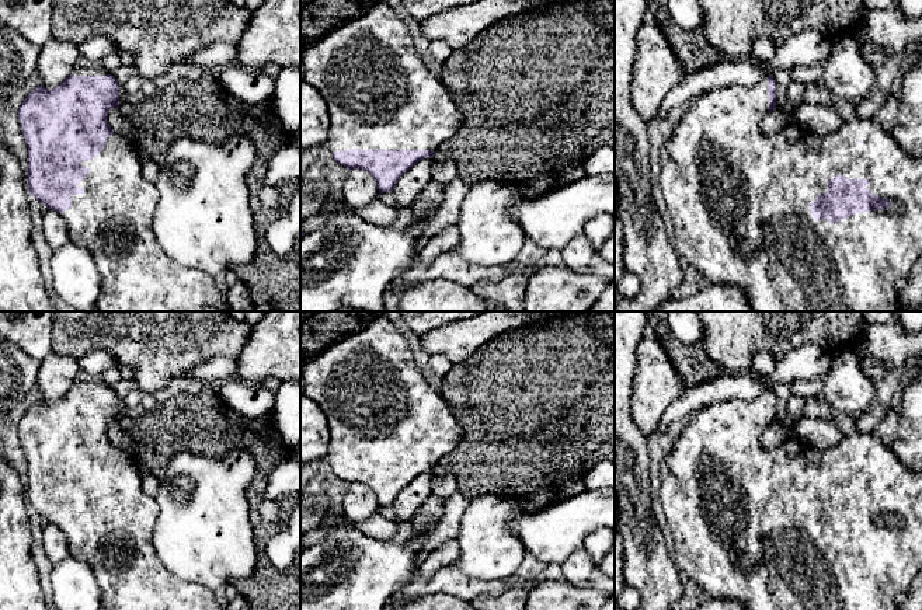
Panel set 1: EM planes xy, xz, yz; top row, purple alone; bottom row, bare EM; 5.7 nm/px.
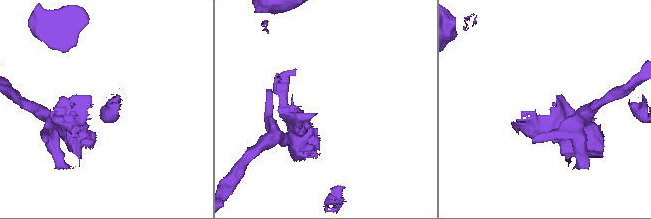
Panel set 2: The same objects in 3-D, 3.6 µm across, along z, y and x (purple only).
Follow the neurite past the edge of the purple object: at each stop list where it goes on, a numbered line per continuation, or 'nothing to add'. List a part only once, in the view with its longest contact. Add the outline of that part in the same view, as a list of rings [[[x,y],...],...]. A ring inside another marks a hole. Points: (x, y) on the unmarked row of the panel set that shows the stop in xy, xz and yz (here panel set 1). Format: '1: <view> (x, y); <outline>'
1: yz (740, 513); [[[765,390],[752,401],[731,400],[700,408],[675,440],[661,466],[660,502],[672,531],[676,564],[710,597],[737,600],[745,610],[898,610],[895,596],[908,590],[922,568],[922,471],[909,471],[897,459],[893,447],[874,433],[843,436],[835,447],[827,450],[815,450],[797,439],[787,439],[776,449],[768,450],[761,445],[768,422],[768,390]],[[838,488],[850,494],[869,494],[870,498],[864,502],[888,513],[891,519],[884,524],[856,527],[841,533],[836,538],[825,533],[815,534],[810,527],[810,517],[820,508],[828,506],[828,495]]]

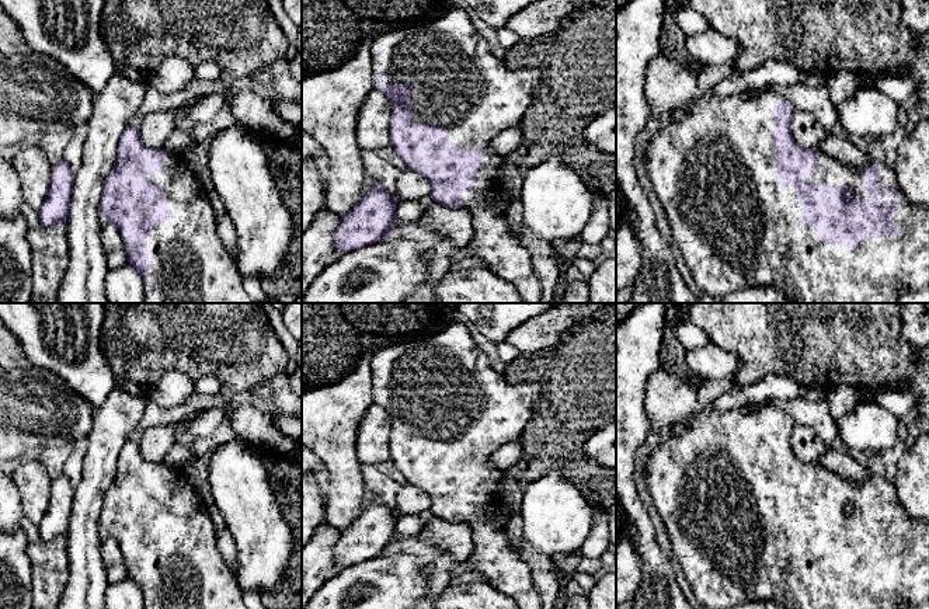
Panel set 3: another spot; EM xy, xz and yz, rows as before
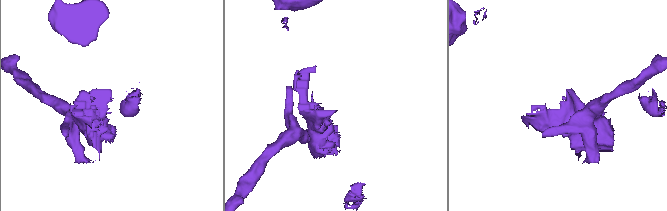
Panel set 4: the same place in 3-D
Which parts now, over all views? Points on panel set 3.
1: yz (714, 489); [[[766,403],[756,411],[749,413],[742,408],[734,408],[726,413],[716,410],[702,411],[699,415],[689,420],[689,427],[681,434],[668,434],[661,439],[660,446],[647,457],[644,476],[653,502],[662,519],[671,542],[672,554],[681,563],[685,578],[689,582],[696,601],[709,609],[730,609],[731,606],[742,605],[748,601],[779,601],[784,609],[900,609],[902,603],[923,603],[929,601],[929,521],[912,519],[901,502],[895,508],[881,508],[878,515],[897,515],[900,523],[895,535],[900,537],[898,550],[885,550],[874,553],[866,549],[857,560],[850,563],[842,558],[822,558],[815,551],[815,544],[811,540],[801,539],[801,522],[796,512],[793,501],[784,501],[776,494],[776,476],[773,471],[773,417],[787,415],[777,403]]]

